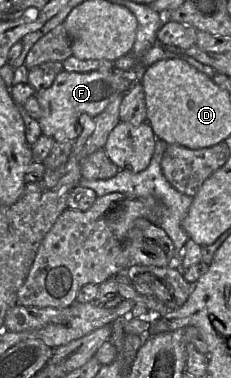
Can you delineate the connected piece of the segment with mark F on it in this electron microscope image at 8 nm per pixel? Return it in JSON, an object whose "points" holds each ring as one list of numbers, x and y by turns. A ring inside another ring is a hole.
{"points":[[135,67,132,70,114,68,111,71,88,73,62,70,50,87,36,92,41,107,38,121,42,134,51,137,55,142,74,141,82,133,82,126,79,122,82,114,97,116,118,94,125,94,135,83]]}

